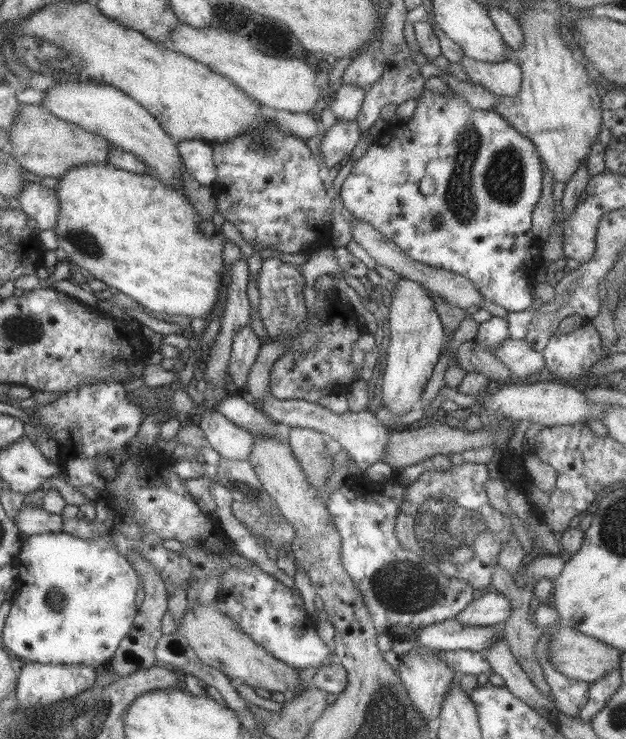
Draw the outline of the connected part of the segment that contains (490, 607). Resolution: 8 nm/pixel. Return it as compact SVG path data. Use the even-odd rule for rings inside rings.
M486 592L473 598L454 618L461 625L491 626L502 623L509 614L511 603L505 595Z

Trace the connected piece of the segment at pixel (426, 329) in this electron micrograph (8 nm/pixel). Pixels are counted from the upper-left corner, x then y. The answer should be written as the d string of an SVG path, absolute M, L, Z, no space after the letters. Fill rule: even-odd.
M402 278L395 283L389 306L389 347L386 348L386 366L381 378L381 406L391 415L405 415L421 399L421 392L439 355L446 334L439 315L435 313L431 294L419 284Z

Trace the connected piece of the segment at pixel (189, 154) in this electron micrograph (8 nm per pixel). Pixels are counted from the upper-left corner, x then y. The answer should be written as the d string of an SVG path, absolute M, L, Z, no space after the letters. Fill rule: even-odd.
M182 140L176 145L187 173L201 186L211 186L217 178L212 145L202 140Z

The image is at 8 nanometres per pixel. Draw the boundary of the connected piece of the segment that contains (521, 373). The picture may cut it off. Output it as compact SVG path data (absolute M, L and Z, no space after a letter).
M507 339L492 351L517 378L524 379L525 376L531 376L545 367L541 353L533 351L523 340Z

